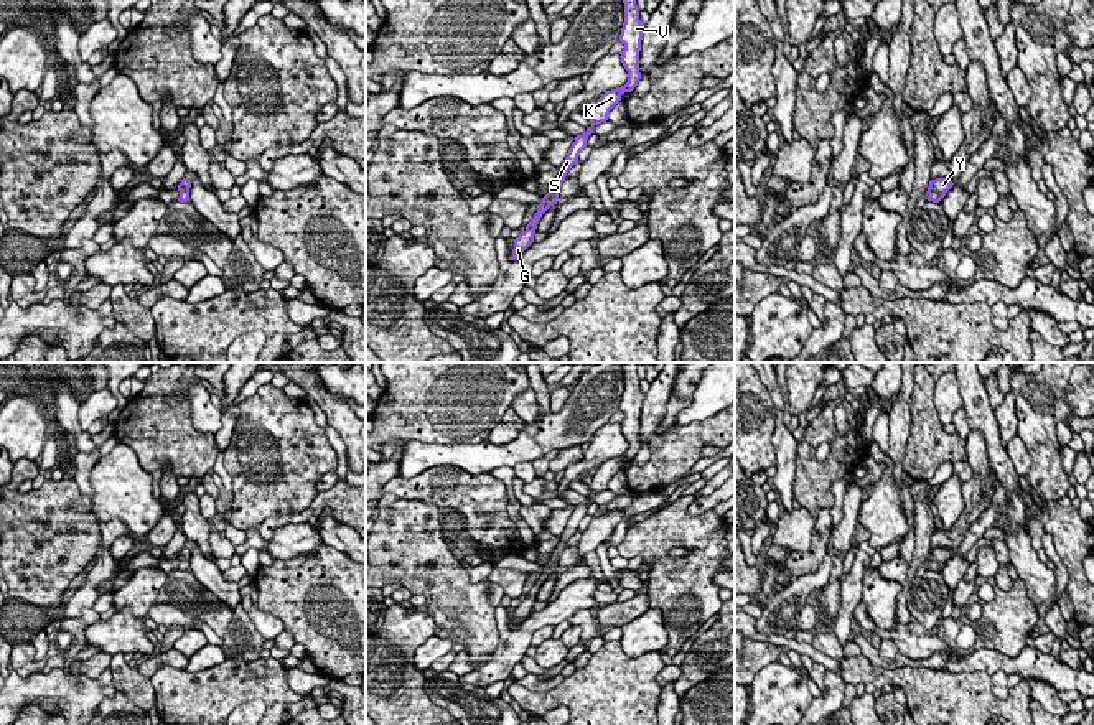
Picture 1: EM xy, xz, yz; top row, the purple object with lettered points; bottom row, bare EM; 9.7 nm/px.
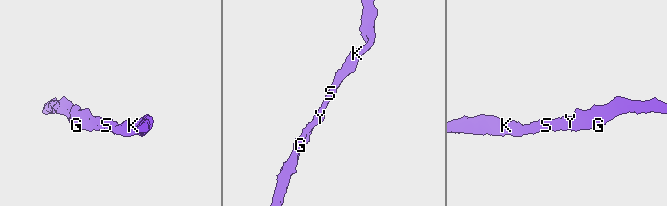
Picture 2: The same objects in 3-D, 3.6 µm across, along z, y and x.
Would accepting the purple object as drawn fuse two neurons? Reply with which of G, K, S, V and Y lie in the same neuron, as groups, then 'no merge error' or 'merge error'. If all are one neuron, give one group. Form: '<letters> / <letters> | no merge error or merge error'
G K S V Y | no merge error

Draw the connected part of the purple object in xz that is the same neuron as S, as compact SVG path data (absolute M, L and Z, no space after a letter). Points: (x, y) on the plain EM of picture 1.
M626 362L623 367L624 392L621 397L619 410L624 414L624 419L619 423L621 423L621 432L628 440L628 451L621 456L606 460L595 471L590 484L591 494L587 496L587 501L583 504L575 506L575 511L572 512L557 547L550 554L550 560L542 567L542 572L539 573L539 578L531 588L531 592L526 595L526 600L514 608L514 618L509 629L516 629L534 611L534 603L542 583L550 575L557 573L560 554L565 550L568 539L578 532L580 521L587 516L588 506L595 503L593 496L601 491L606 491L610 479L621 470L621 465L624 461L631 461L641 448L639 420L641 420L641 409L644 402L644 392L639 389L639 377L636 374L636 367L638 367L636 362Z

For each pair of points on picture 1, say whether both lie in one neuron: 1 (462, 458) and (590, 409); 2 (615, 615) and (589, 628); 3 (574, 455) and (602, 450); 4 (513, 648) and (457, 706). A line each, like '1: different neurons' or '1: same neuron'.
1: same neuron
2: different neurons
3: different neurons
4: different neurons

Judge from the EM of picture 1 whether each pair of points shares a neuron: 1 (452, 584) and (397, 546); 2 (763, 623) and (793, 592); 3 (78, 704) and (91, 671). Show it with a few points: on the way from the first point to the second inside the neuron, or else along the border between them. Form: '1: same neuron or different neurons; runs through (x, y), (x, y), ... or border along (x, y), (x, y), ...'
1: same neuron; runs through (437, 575), (427, 569), (417, 569), (412, 561)
2: same neuron; runs through (770, 615), (785, 600)
3: different neurons; border along (107, 668), (96, 678), (83, 676)

